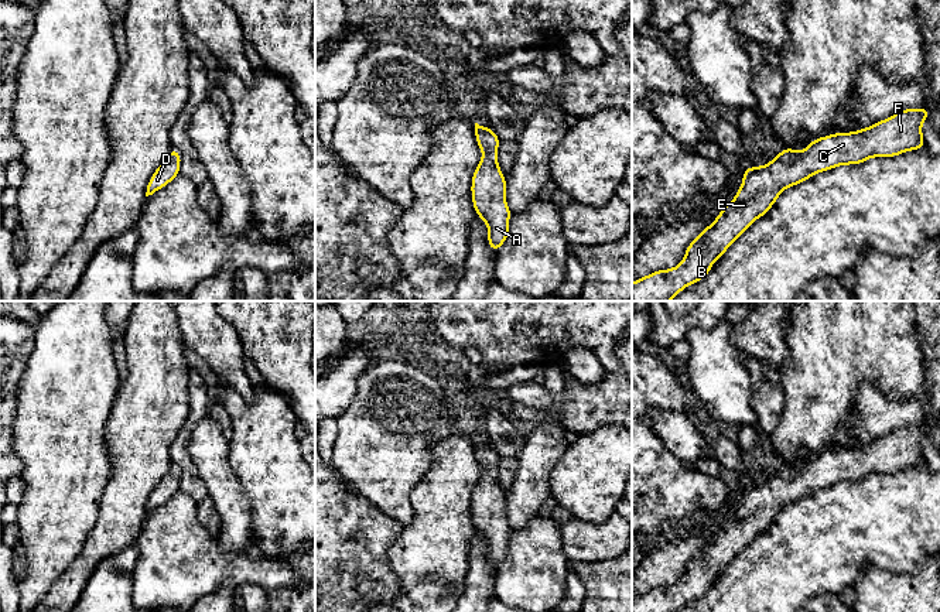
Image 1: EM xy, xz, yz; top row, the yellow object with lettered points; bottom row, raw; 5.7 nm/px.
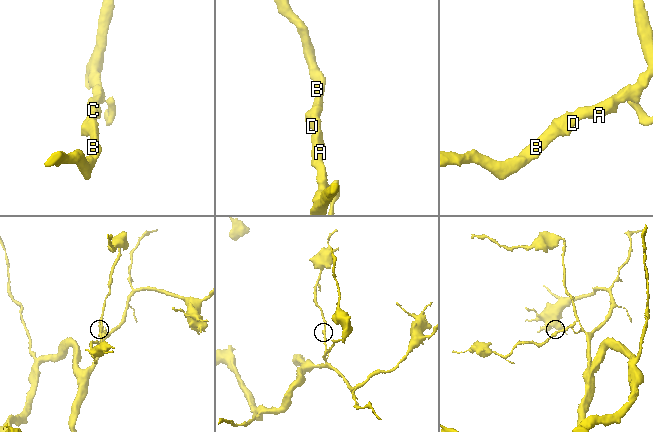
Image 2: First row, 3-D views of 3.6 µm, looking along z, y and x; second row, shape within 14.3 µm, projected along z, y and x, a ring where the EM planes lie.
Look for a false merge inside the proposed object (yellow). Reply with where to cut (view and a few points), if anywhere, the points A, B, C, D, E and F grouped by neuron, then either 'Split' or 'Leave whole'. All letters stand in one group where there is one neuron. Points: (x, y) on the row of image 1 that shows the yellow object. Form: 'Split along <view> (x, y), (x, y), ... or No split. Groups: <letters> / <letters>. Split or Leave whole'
No split. Groups: A B C D E F. Leave whole

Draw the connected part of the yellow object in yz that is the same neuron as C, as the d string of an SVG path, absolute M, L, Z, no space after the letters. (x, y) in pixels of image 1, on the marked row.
M926 107L903 109L888 119L869 127L834 133L816 139L803 151L783 148L769 164L748 167L744 171L742 184L735 198L728 202L711 226L687 246L681 263L673 269L656 270L646 277L632 283L632 301L670 301L687 286L701 281L712 269L715 260L721 259L727 249L760 216L769 212L779 195L813 175L833 170L838 165L855 165L874 157L895 157L924 146L922 124L929 117Z

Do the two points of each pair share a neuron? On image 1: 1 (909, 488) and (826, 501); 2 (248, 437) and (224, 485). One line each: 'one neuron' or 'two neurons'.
1: one neuron
2: two neurons

